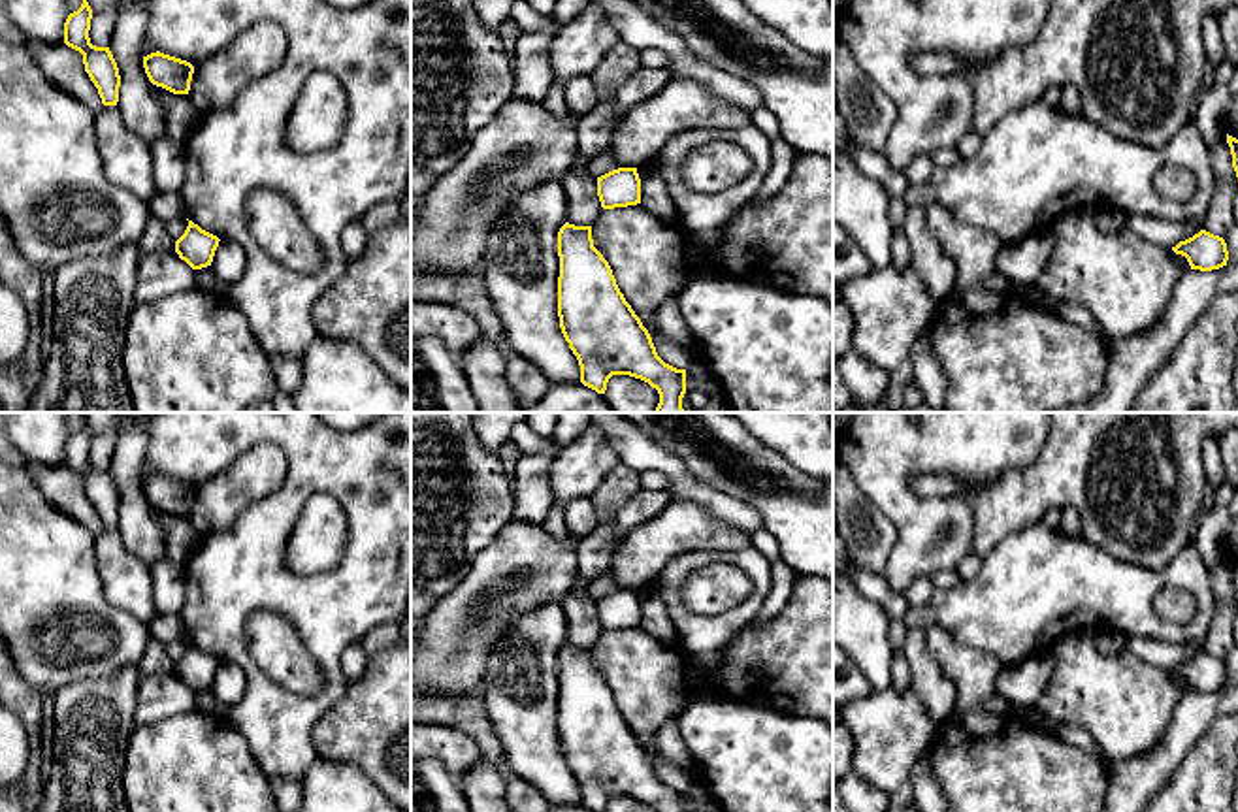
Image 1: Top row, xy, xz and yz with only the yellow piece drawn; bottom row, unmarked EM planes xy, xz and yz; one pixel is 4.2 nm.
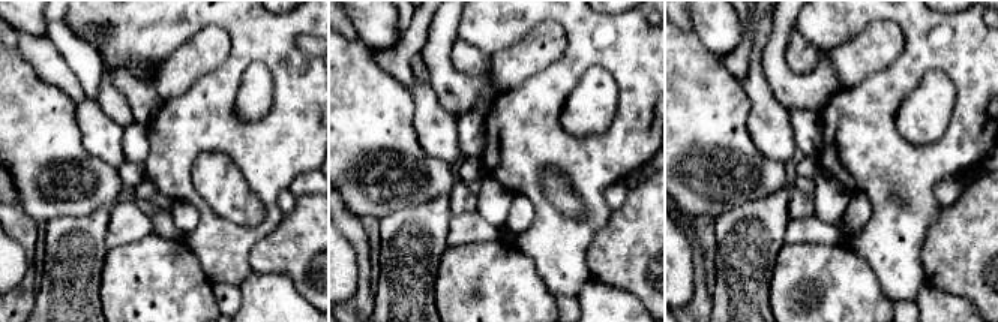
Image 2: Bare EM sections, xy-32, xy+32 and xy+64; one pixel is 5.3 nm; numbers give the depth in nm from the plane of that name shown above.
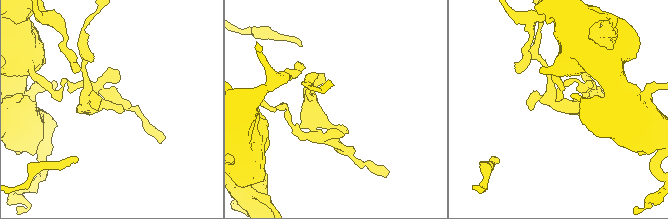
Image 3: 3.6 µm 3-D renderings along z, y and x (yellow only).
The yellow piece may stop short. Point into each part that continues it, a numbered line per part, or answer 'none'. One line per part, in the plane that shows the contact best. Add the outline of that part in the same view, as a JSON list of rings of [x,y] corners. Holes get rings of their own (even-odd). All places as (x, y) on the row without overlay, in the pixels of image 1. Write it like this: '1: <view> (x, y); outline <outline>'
none

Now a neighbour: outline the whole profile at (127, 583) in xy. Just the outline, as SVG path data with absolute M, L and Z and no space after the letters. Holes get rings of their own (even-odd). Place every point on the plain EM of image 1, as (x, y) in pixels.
M102 528L96 535L96 571L109 605L143 624L158 614L151 569L124 546L117 528Z

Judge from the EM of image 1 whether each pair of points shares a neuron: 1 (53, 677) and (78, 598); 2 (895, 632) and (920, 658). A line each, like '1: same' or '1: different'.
1: same
2: different

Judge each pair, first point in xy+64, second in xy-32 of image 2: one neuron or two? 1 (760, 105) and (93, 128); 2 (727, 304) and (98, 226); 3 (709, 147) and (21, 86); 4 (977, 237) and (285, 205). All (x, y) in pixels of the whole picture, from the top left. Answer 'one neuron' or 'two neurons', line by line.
1: one neuron
2: one neuron
3: one neuron
4: two neurons

